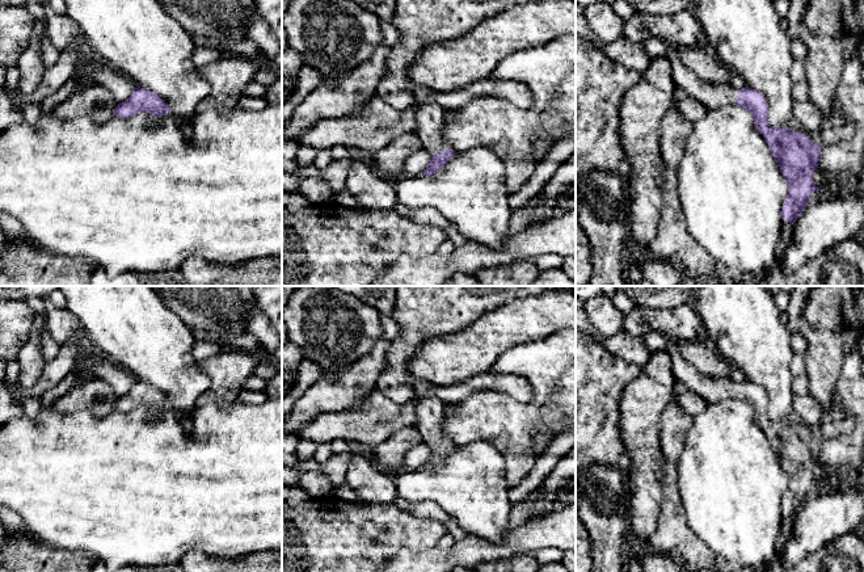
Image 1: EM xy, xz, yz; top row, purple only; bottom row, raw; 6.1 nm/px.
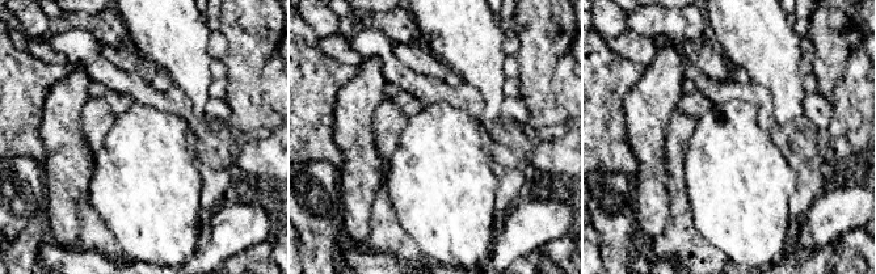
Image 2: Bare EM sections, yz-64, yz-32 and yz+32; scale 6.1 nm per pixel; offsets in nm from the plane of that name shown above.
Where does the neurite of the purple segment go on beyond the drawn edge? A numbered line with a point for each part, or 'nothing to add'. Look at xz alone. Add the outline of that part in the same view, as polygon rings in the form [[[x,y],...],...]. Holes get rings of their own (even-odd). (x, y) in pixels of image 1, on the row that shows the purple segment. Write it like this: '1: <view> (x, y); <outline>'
1: xz (430, 117); [[[417,101],[412,108],[417,119],[416,135],[422,143],[422,150],[430,155],[439,155],[451,146],[443,138],[447,110],[433,101]]]

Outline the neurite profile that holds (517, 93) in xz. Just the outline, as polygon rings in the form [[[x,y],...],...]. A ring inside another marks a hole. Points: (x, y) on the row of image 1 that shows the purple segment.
[[[488,77],[454,92],[437,92],[427,87],[408,83],[408,89],[417,101],[433,101],[448,109],[459,109],[472,100],[482,97],[501,98],[513,106],[528,109],[532,105],[532,93],[526,83]]]

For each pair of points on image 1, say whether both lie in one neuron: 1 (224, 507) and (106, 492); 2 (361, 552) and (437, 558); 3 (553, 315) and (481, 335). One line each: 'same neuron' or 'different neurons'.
1: same neuron
2: different neurons
3: same neuron

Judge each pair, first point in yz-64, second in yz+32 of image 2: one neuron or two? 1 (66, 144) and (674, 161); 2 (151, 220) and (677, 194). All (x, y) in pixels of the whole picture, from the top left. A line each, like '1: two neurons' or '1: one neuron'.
1: two neurons
2: two neurons

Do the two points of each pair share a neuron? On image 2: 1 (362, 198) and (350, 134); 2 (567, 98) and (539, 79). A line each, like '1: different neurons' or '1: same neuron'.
1: same neuron
2: different neurons

